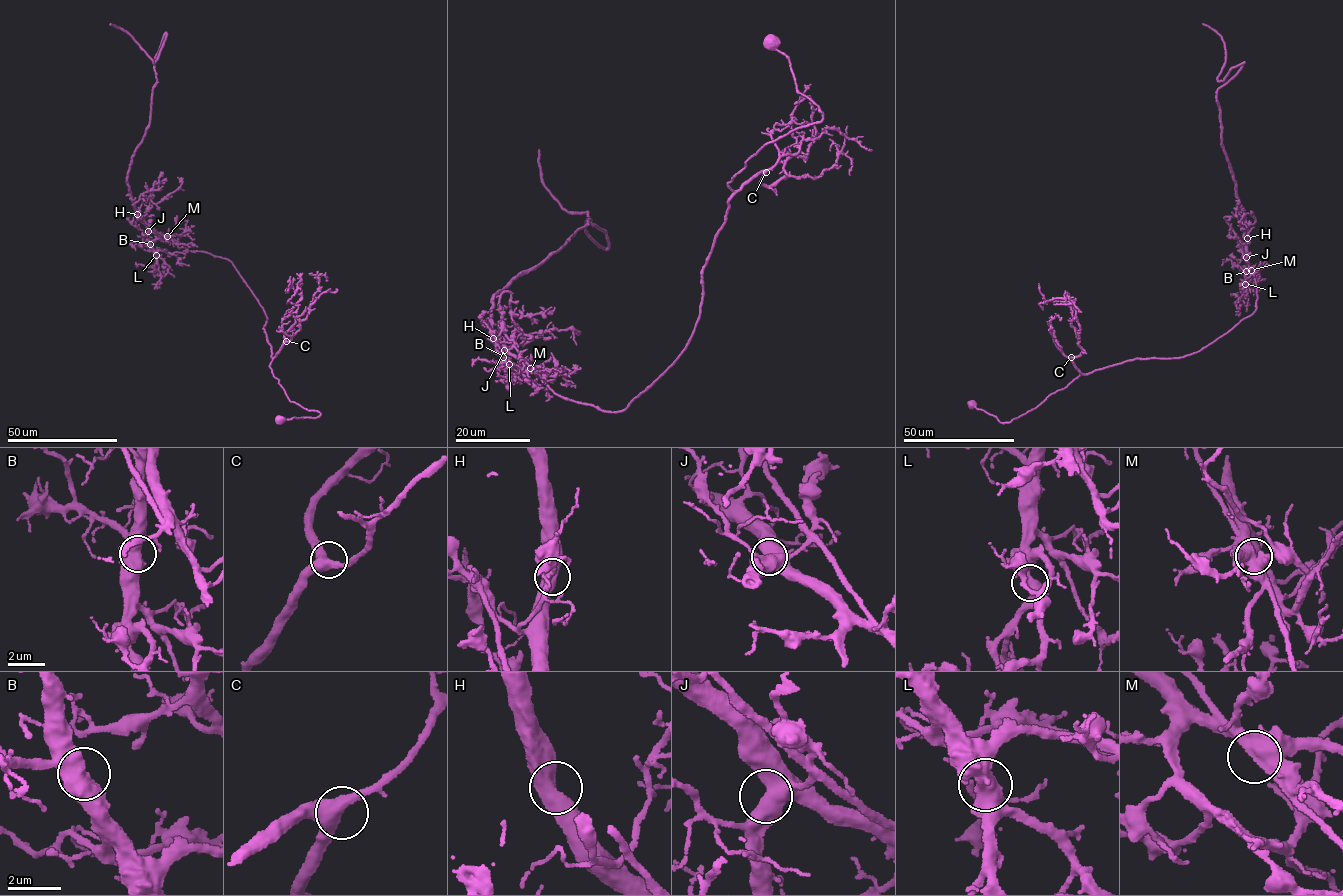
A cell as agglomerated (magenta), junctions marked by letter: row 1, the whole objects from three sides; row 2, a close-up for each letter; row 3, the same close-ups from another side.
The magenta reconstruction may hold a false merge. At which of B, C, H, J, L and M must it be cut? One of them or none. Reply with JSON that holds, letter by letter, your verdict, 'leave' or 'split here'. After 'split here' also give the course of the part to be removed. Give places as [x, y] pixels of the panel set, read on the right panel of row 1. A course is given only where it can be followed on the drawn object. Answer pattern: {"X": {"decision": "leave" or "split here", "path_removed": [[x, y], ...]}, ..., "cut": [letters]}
{"B": {"decision": "leave"}, "C": {"decision": "leave"}, "H": {"decision": "leave"}, "J": {"decision": "leave"}, "L": {"decision": "leave"}, "M": {"decision": "split here", "path_removed": [[1251, 270], [1257, 298], [1253, 313], [1196, 352], [1128, 360], [1081, 374], [1010, 422], [1000, 422], [969, 403]]}, "cut": ["M"]}

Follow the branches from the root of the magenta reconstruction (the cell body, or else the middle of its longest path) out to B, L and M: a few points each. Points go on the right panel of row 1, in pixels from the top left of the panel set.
B: (972, 404), (1010, 422), (1081, 374), (1198, 352), (1255, 310), (1248, 258), (1246, 271)
L: (972, 404), (1010, 422), (1081, 374), (1198, 352), (1255, 310), (1248, 258), (1245, 284)
M: (972, 404), (1000, 422), (1010, 422), (1081, 374), (1136, 358), (1198, 352), (1255, 310), (1251, 270)

